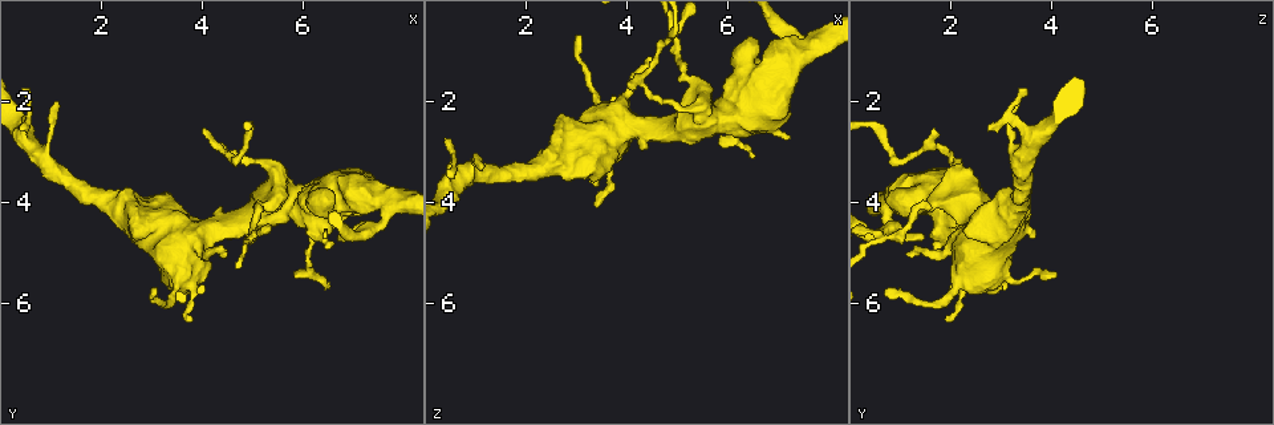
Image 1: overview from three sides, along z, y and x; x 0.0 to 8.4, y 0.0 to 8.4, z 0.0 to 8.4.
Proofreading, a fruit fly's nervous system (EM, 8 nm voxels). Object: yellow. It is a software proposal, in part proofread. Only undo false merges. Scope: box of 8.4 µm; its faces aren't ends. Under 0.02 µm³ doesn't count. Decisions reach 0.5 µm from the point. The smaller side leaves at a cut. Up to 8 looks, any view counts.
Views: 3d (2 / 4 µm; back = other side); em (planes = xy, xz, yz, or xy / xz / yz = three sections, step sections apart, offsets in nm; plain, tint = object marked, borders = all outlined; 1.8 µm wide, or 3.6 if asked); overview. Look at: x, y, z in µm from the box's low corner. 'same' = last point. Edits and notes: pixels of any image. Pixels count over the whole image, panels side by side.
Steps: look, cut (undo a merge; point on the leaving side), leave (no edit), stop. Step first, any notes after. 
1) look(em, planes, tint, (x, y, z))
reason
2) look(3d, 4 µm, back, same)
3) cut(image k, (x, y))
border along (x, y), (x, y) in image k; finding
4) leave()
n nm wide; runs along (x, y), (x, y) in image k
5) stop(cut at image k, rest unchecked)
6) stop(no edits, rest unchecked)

look(em, 3.6 µm, planes, tint, (5.45, 3.70, 2.25))
sudden change in width

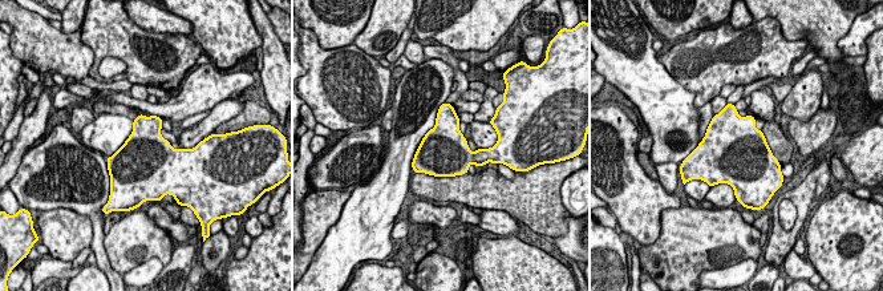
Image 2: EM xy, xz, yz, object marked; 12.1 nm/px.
leave()
one neuron here

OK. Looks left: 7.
look(3d, 4 µm, (3.55, 5.60, 2.10))

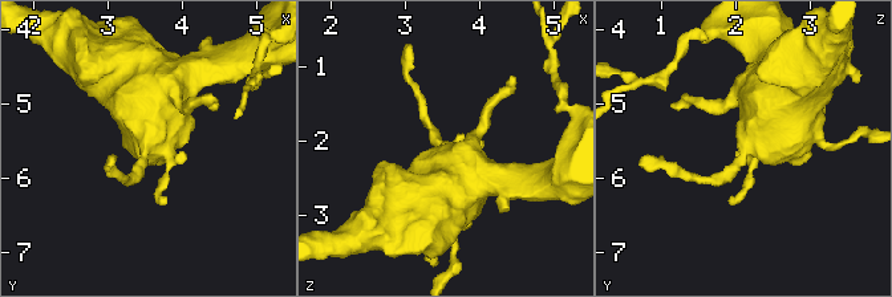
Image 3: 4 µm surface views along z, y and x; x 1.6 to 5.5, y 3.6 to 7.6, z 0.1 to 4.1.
look(em, 3.6 µm, planes, borders, (3.50, 5.65, 2.15))

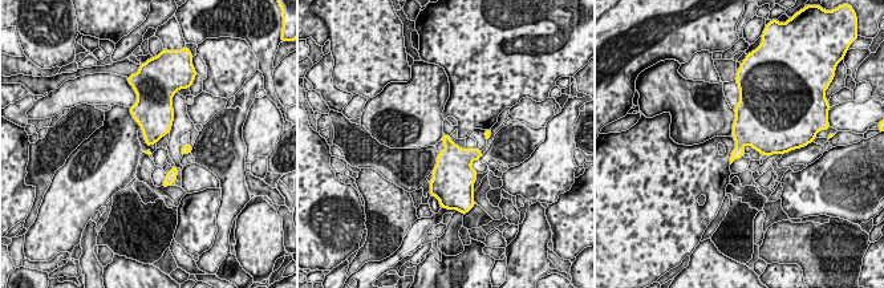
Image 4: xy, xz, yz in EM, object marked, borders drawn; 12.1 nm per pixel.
leave()
one neuron here

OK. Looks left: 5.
look(3d, 4 µm, (7.65, 4.00, 0.95))
side arm on a straight run

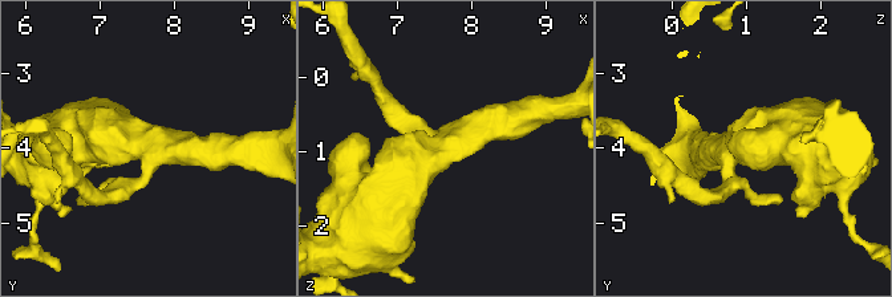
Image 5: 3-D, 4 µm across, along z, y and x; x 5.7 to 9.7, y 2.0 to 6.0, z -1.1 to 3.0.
look(em, 3.6 µm, planes, tint, (7.65, 4.00, 0.85))
3 arms; arms of 220, 400, 650 nm

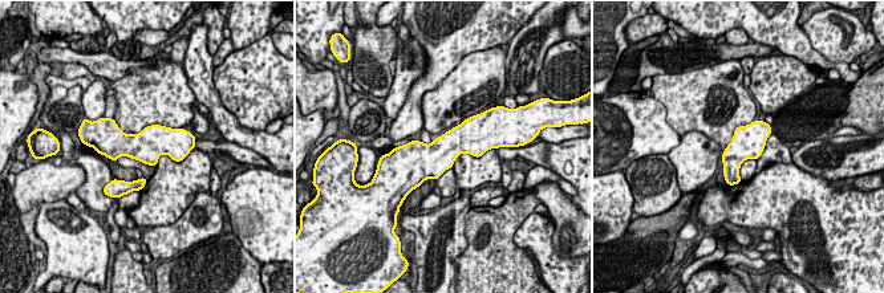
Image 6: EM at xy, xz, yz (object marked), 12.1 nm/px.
leave()
400 nm wide; all the same neuron

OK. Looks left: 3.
stop(no edits, rest unchecked)

